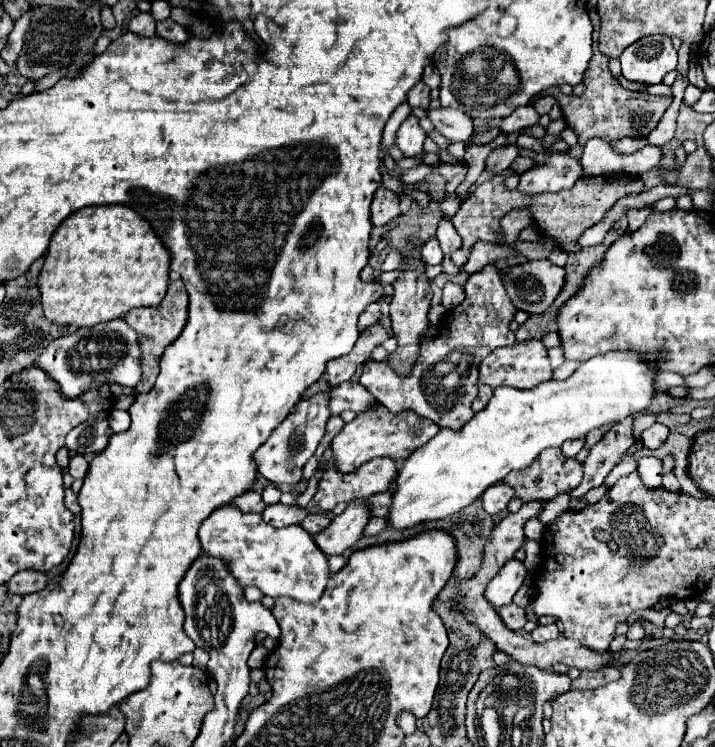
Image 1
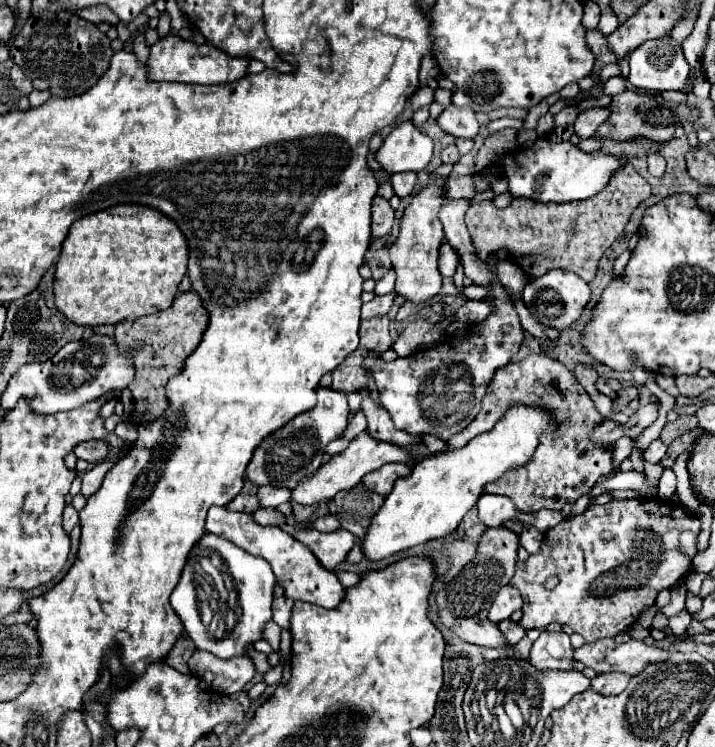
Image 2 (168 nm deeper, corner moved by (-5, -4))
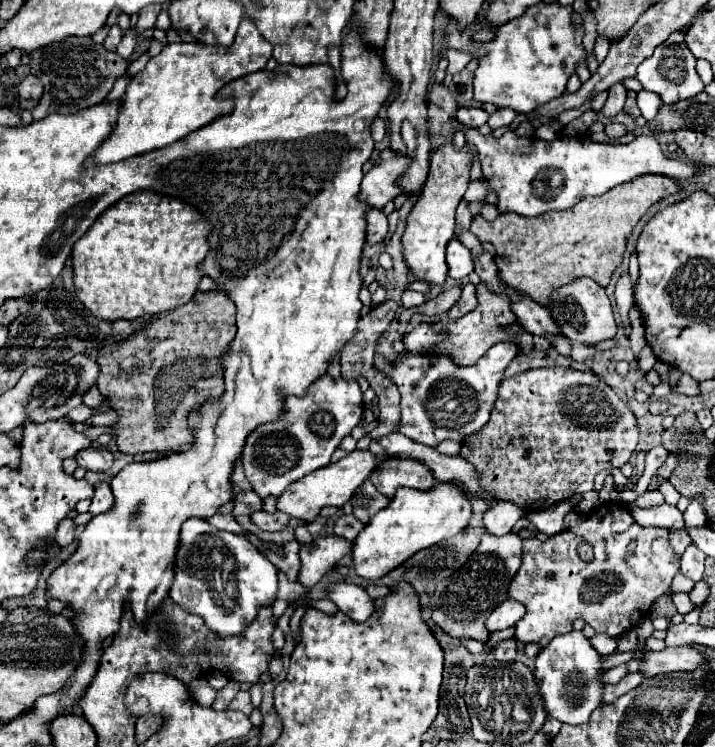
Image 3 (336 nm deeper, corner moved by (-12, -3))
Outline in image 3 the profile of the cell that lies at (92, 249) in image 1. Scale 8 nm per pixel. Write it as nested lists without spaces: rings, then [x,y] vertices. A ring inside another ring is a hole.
[[[134,191],[104,211],[72,249],[76,295],[92,315],[104,321],[136,321],[140,317],[172,311],[192,299],[204,277],[200,263],[210,249],[210,231],[212,225],[192,205],[156,191]]]

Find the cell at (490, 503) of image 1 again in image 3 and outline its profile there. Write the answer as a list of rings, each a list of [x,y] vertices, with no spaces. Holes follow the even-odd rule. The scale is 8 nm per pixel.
[[[498,501],[484,513],[484,529],[490,535],[506,535],[522,515],[524,515],[522,507],[510,501]]]

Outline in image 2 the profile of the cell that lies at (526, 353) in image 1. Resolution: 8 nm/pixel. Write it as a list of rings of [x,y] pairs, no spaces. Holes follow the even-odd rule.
[[[529,354],[521,362],[511,362],[499,368],[487,386],[487,394],[481,402],[481,412],[463,432],[453,436],[447,446],[461,448],[477,434],[493,428],[493,424],[505,414],[505,408],[513,400],[527,404],[545,400],[545,404],[555,404],[553,408],[557,408],[557,412],[565,412],[565,416],[569,416],[569,424],[561,428],[561,436],[545,436],[545,440],[541,440],[541,444],[537,446],[533,460],[525,468],[517,468],[517,472],[501,476],[501,480],[489,484],[485,492],[509,496],[519,512],[535,512],[541,508],[559,510],[567,500],[575,502],[579,496],[587,494],[601,476],[607,476],[611,472],[611,454],[605,450],[605,446],[593,444],[589,440],[589,432],[593,430],[593,426],[603,422],[603,416],[595,410],[589,394],[577,382],[575,374],[569,372],[561,362],[545,354]]]

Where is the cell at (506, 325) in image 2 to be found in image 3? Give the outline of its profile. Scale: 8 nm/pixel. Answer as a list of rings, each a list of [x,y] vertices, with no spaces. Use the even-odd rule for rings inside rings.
[[[496,343],[472,367],[456,367],[452,359],[438,355],[408,355],[400,361],[400,367],[392,367],[392,361],[376,355],[376,369],[392,377],[402,393],[400,433],[416,443],[436,447],[446,439],[462,443],[464,437],[478,433],[488,423],[504,369],[516,355],[514,343]]]

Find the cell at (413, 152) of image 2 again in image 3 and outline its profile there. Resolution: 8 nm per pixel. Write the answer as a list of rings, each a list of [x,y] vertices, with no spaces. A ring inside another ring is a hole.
[[[390,149],[382,151],[374,167],[364,175],[358,199],[370,209],[382,209],[388,201],[394,201],[400,195],[400,191],[396,191],[396,175],[400,175],[404,167],[408,167],[408,159],[400,159]]]

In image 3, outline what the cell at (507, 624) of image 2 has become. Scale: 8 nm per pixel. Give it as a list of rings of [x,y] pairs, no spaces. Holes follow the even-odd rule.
[[[508,639],[508,641],[502,641],[494,647],[492,655],[498,659],[498,661],[504,661],[504,663],[512,663],[514,657],[516,657],[516,639]]]

